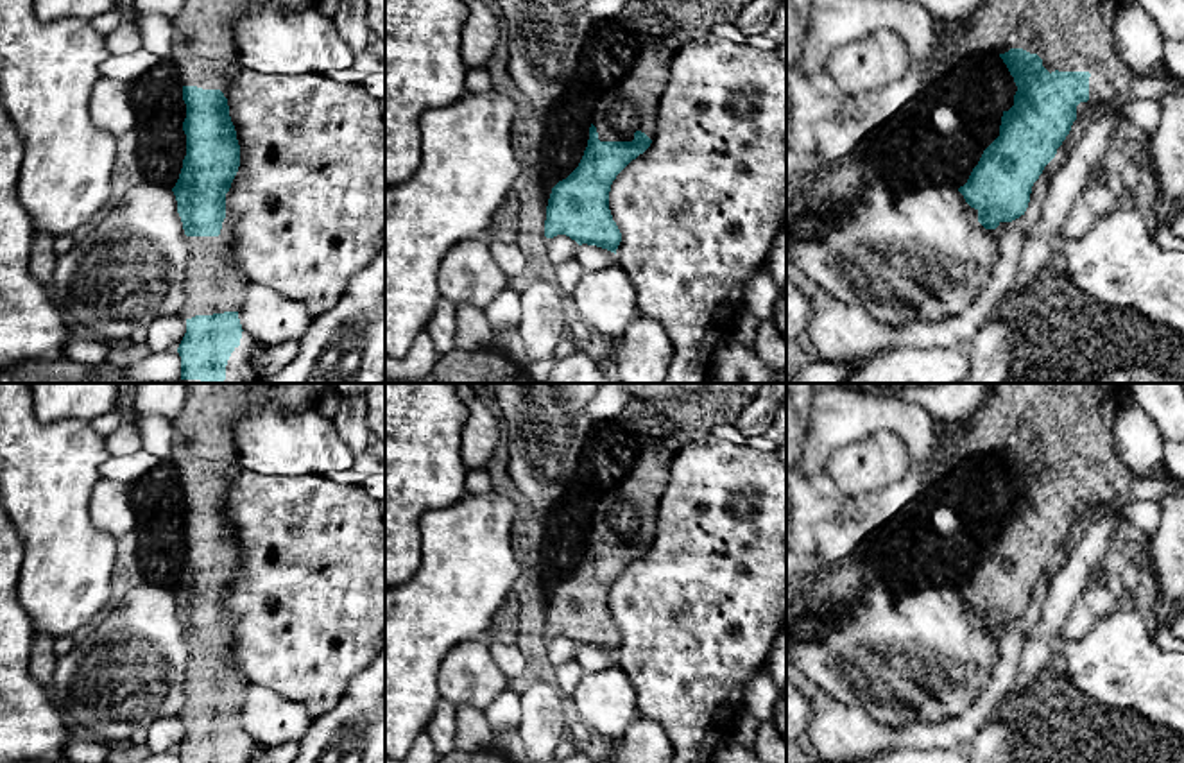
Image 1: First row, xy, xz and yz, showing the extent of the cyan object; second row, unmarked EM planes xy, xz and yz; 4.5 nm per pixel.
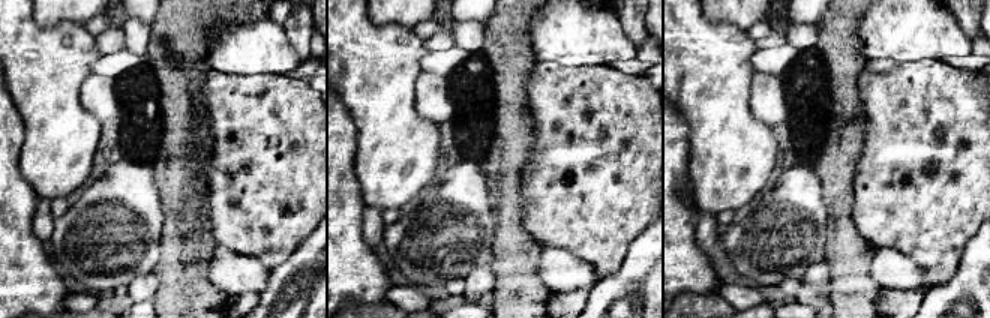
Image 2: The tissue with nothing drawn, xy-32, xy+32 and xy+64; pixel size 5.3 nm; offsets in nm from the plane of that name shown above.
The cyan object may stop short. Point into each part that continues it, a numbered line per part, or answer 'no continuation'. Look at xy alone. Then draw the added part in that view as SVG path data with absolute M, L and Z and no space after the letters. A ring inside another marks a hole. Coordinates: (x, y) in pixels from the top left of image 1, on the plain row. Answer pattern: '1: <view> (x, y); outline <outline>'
1: xy (203, 452); outline M188 383L183 410L174 419L170 462L181 487L220 491L227 498L240 471L235 446L235 424L256 401L276 399L290 410L315 407L335 383Z
2: xy (212, 686); outline M224 620L219 638L186 638L186 643L184 706L179 715L192 720L238 713L249 682L229 663L233 625Z
3: xy (244, 753); outline M242 733L240 747L235 749L227 763L253 763L253 754L258 743Z

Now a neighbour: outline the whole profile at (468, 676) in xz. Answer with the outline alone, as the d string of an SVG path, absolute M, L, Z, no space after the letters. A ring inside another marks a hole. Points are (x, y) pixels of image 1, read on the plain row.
M491 634L451 648L439 668L441 699L485 711L510 686L491 657Z

